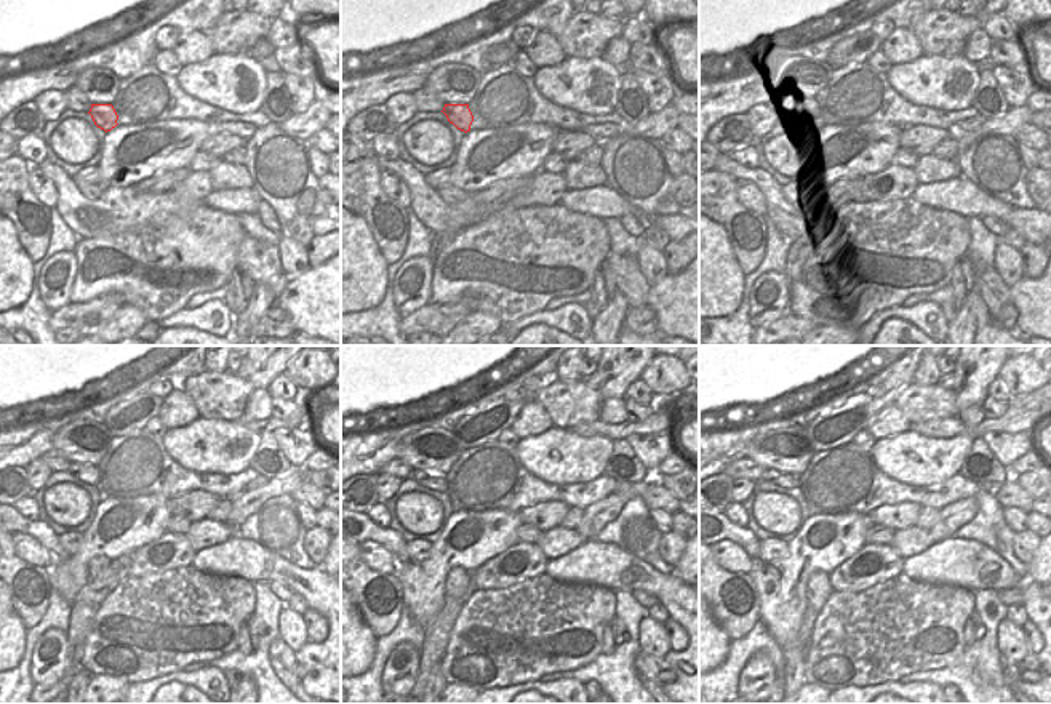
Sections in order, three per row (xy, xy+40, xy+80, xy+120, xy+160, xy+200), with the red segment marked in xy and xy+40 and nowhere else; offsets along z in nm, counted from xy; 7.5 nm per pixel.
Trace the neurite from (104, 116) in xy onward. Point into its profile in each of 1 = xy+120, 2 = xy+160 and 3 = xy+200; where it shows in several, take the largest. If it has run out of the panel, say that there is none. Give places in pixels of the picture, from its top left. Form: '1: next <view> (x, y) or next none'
1: next xy+120 (88, 474)
2: next xy+160 (431, 479)
3: next xy+200 (786, 480)

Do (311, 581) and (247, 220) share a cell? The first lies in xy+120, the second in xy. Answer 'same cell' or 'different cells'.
different cells

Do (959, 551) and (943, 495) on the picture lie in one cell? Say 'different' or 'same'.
different

